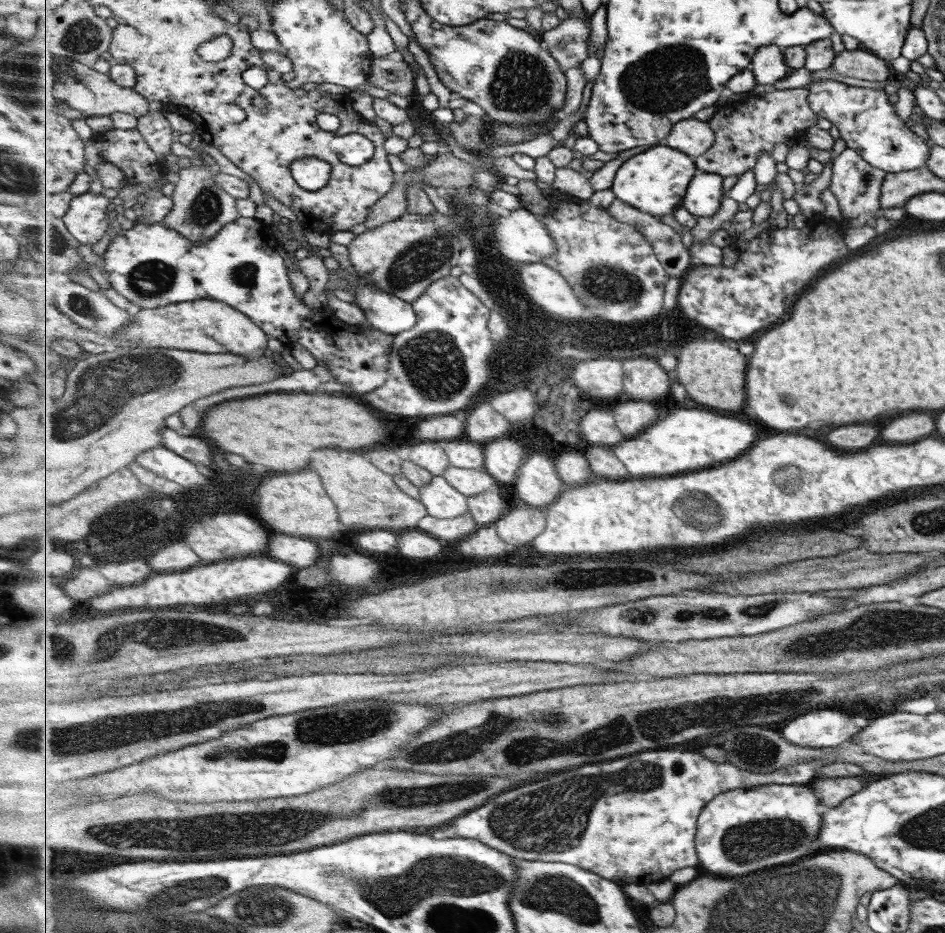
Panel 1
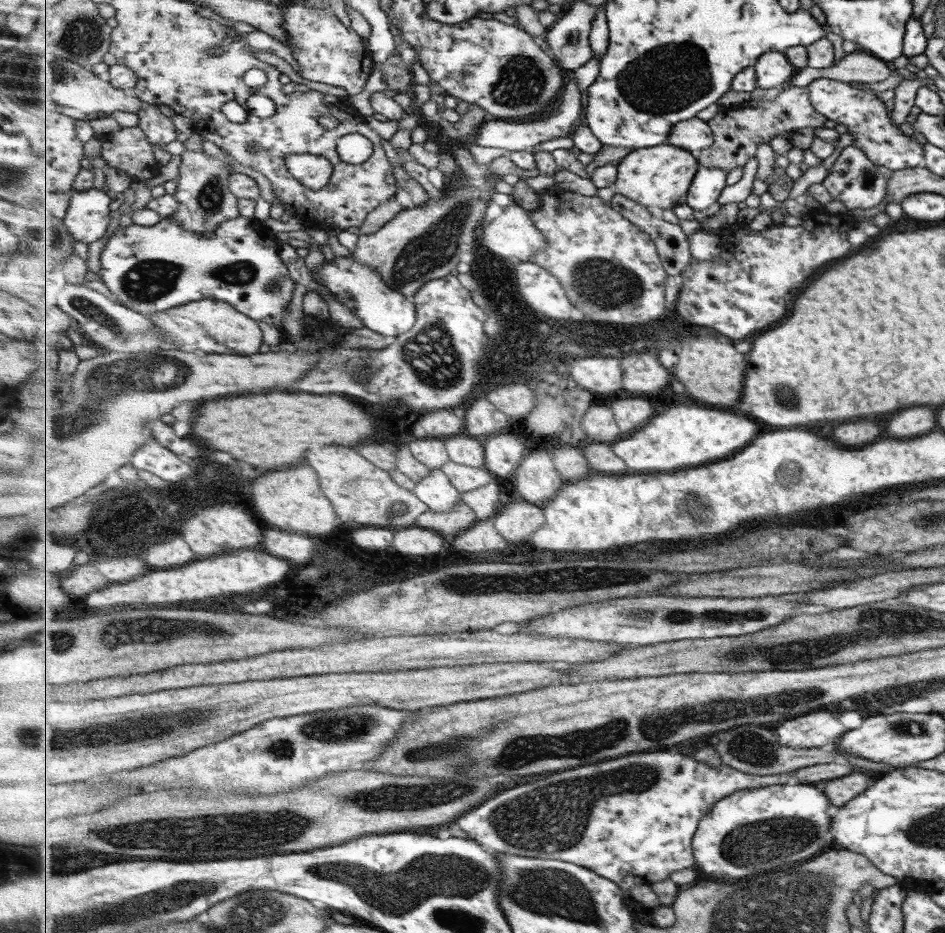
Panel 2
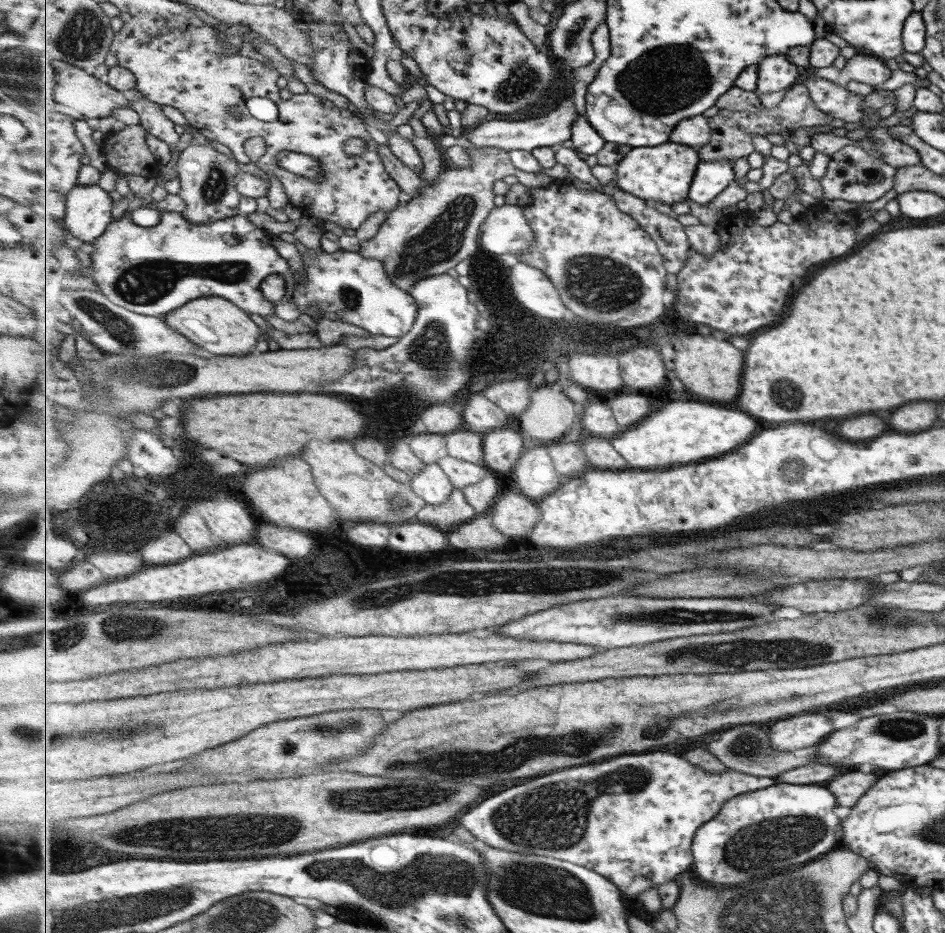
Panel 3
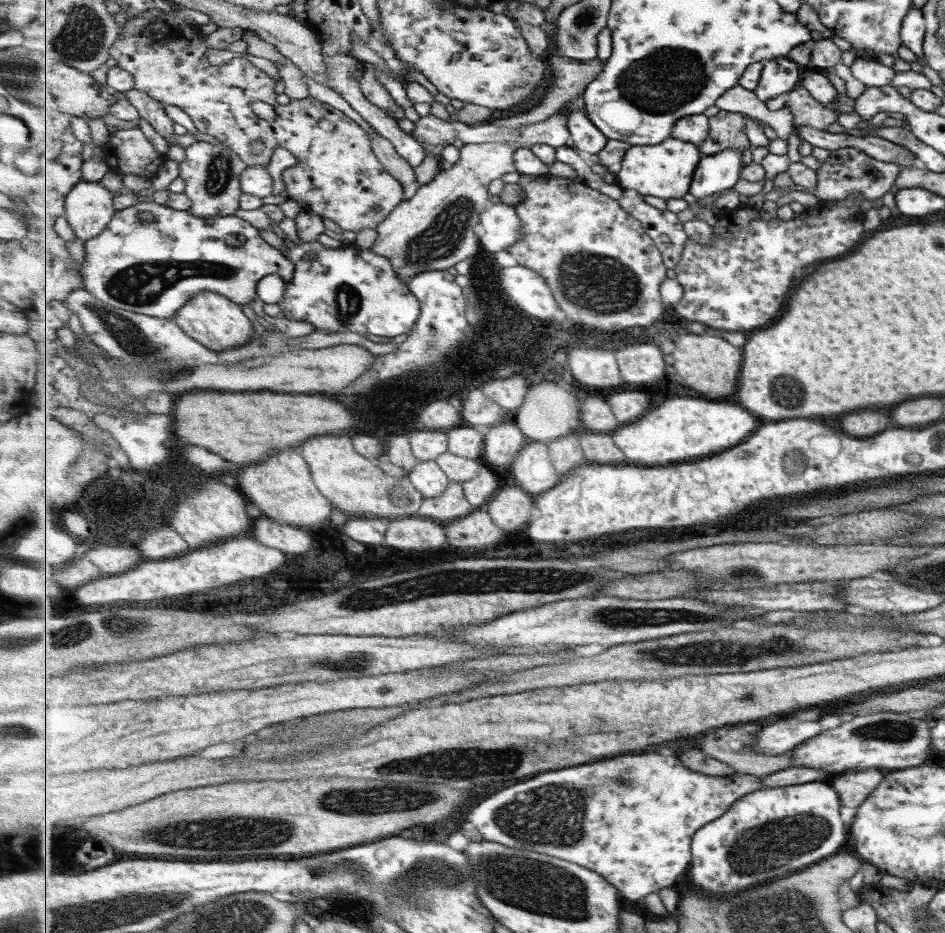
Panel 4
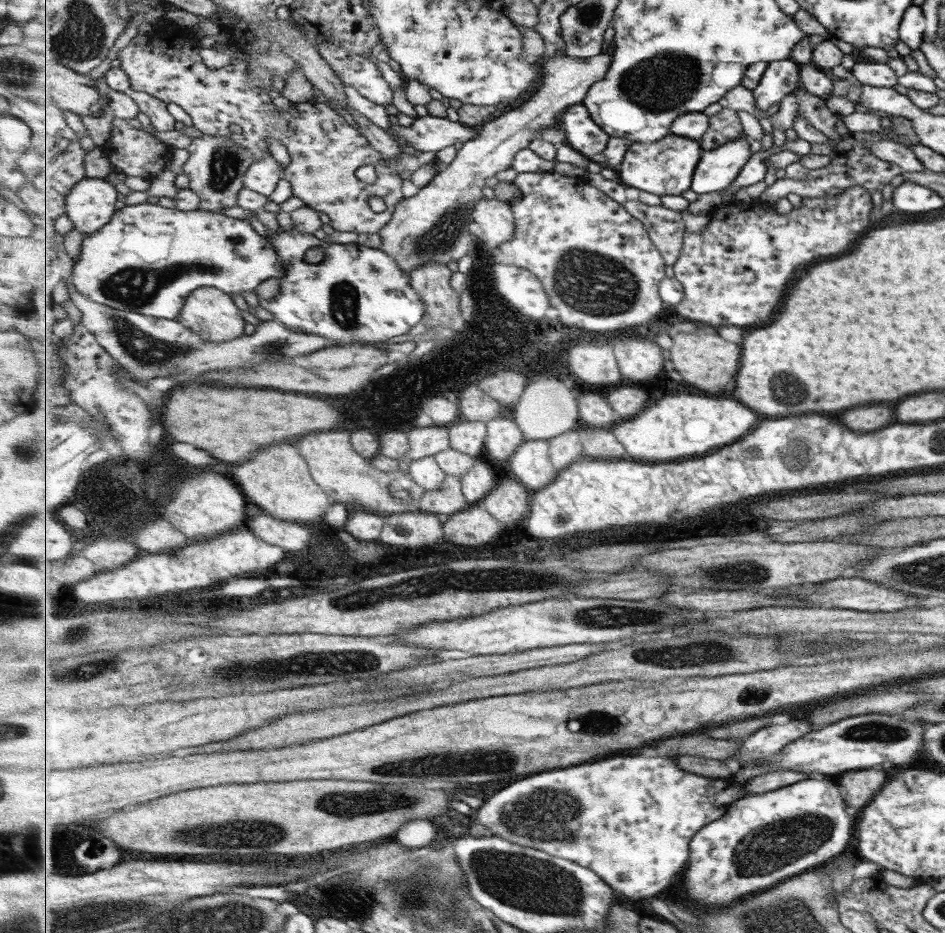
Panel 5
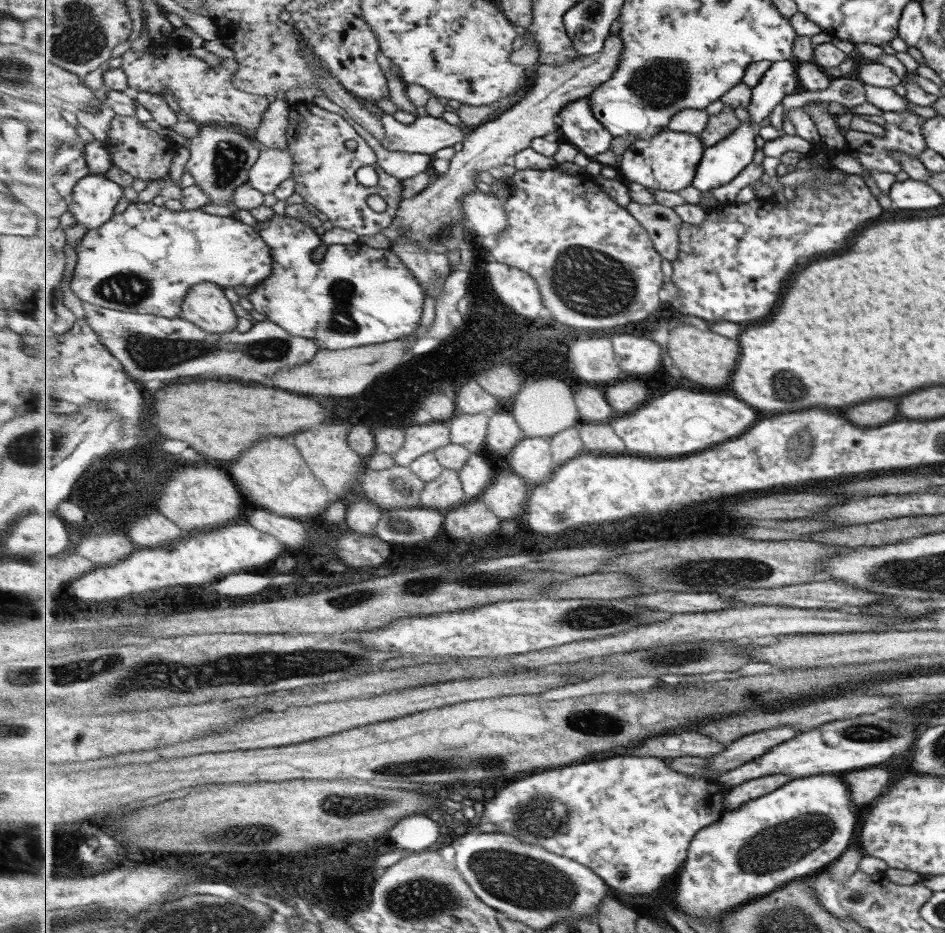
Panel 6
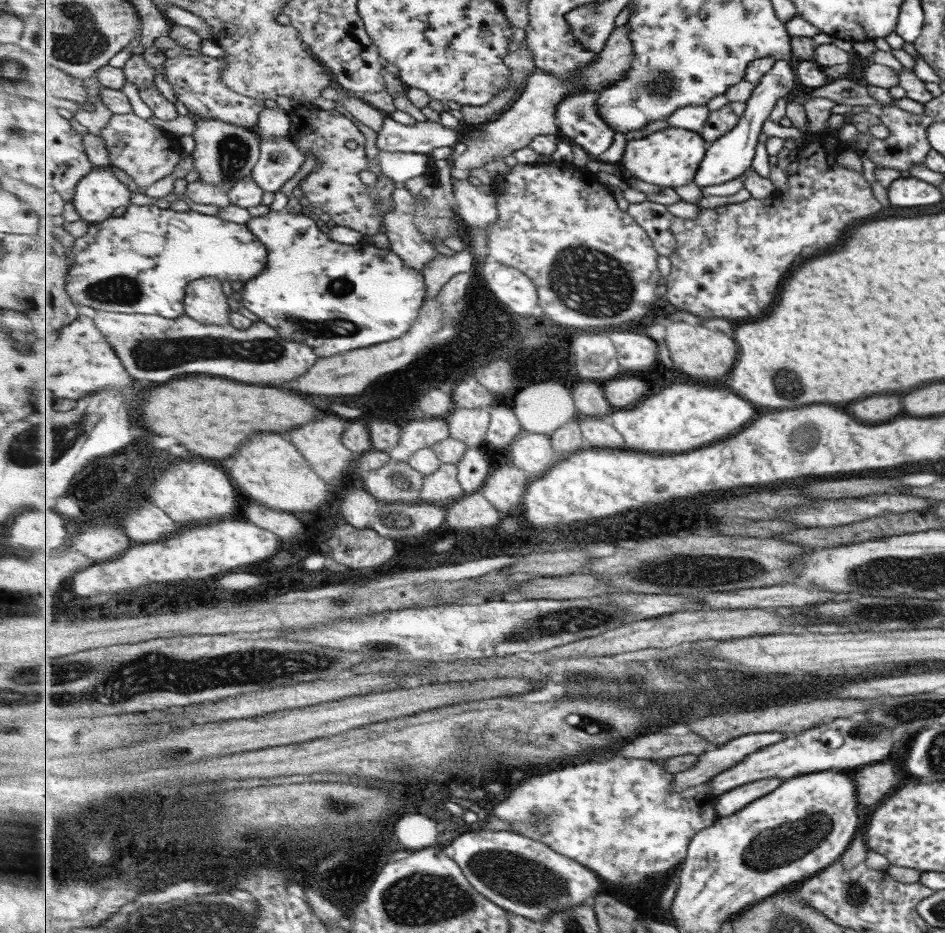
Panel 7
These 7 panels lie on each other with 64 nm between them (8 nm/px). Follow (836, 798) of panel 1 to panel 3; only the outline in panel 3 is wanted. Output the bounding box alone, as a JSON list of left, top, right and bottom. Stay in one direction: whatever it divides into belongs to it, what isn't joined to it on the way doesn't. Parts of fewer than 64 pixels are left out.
[826,769,879,809]

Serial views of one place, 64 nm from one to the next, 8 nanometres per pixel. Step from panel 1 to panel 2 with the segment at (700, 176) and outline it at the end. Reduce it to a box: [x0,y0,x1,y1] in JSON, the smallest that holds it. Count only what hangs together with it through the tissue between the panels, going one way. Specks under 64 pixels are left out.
[688,165,727,211]

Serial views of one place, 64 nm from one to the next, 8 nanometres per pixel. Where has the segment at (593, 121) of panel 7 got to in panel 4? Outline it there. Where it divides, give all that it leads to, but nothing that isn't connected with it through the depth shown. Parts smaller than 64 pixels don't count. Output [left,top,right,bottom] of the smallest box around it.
[569,108,607,154]

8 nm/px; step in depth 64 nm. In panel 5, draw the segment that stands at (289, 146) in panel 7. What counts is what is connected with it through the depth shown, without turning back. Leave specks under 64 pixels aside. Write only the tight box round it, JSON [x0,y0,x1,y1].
[244,153,286,196]

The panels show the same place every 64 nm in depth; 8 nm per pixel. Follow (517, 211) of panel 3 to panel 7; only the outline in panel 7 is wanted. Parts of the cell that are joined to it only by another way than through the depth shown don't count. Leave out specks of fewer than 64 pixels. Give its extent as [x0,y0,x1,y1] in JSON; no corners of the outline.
[449,179,499,232]

